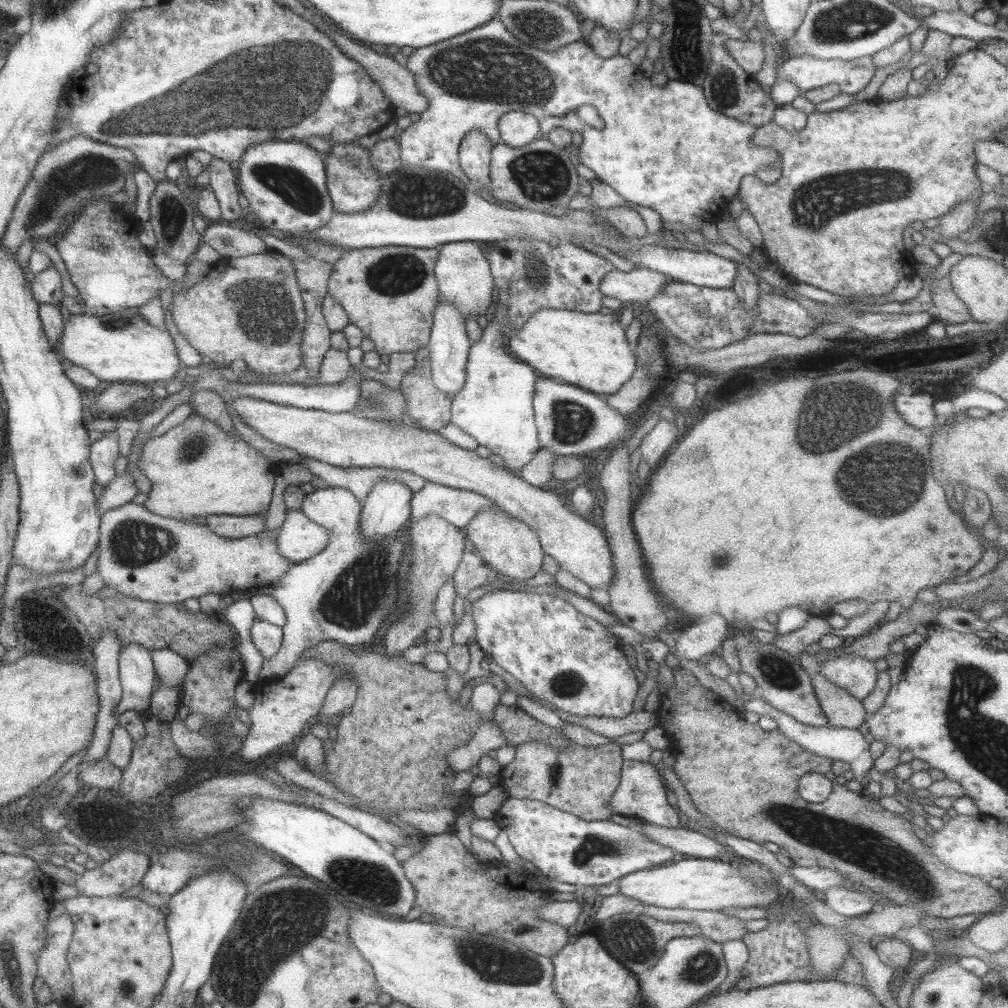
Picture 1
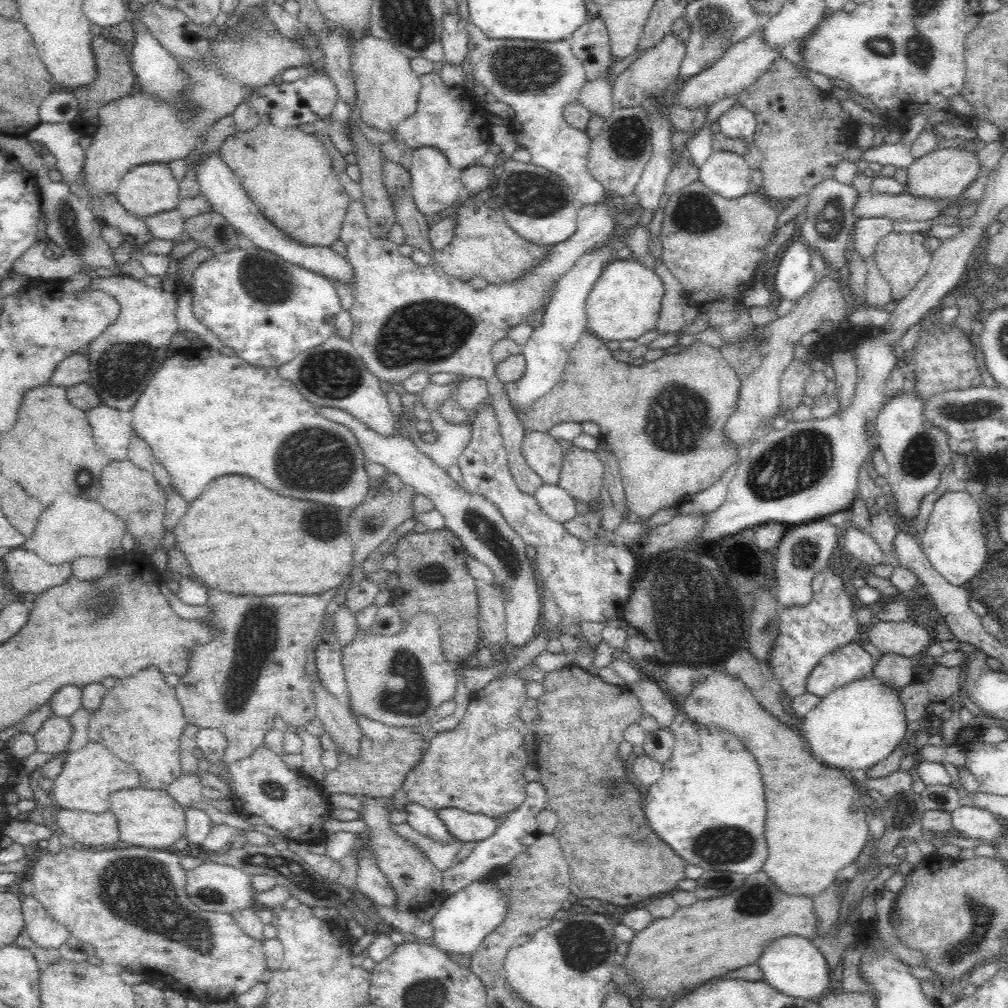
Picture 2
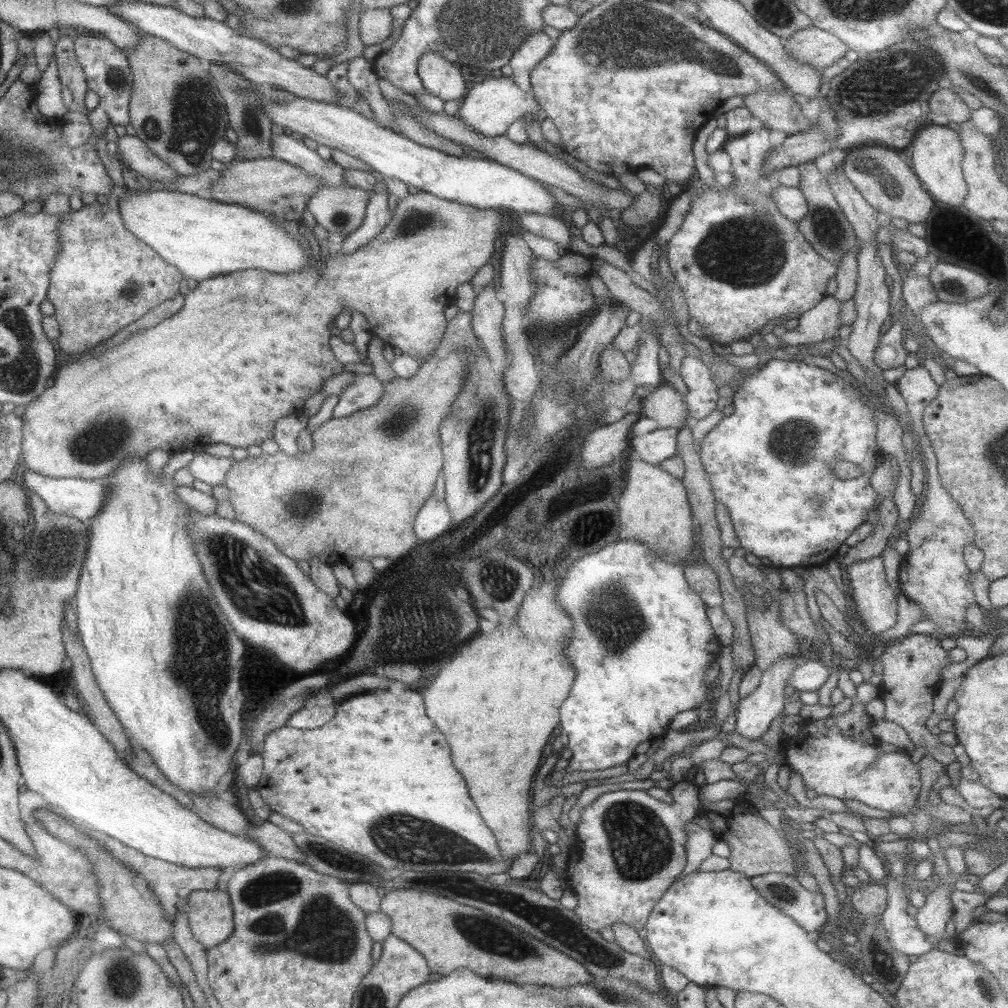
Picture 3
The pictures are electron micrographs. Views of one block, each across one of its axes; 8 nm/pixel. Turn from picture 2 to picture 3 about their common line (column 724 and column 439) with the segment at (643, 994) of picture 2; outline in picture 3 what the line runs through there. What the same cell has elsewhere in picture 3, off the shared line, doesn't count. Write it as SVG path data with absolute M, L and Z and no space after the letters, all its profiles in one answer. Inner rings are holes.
M416 889L383 892L380 911L391 918L392 934L422 953L431 972L440 973L442 976L458 968L470 968L478 976L490 976L490 974L508 976L510 980L516 980L516 982L532 982L528 984L530 987L544 984L557 989L570 988L577 984L590 984L595 979L595 976L583 964L524 932L521 928L506 922L505 919L486 914L483 910L439 894Z

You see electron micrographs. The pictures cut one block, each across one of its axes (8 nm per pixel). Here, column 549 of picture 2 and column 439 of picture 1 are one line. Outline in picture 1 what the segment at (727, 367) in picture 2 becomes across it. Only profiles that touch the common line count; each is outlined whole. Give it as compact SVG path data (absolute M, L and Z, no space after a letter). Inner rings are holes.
M422 347L415 352L416 364L403 376L401 389L410 418L427 431L437 432L451 423L453 397L434 386L427 349Z

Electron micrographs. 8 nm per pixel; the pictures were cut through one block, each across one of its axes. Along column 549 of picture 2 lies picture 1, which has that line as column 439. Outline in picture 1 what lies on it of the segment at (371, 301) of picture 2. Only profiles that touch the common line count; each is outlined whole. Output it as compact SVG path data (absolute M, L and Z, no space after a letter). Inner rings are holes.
M475 241L450 242L440 246L439 252L435 276L440 298L452 302L465 319L476 316L481 321L485 320L495 305L496 290L484 246Z

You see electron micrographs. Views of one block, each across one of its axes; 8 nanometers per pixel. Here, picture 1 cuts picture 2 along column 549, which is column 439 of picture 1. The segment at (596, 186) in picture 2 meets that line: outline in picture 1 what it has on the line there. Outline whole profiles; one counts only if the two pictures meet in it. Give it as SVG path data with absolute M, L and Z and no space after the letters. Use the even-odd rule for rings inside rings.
M498 16L492 18L492 20L486 22L486 24L478 26L476 30L458 34L458 36L431 44L430 46L414 49L412 56L408 57L407 70L411 74L414 74L417 88L428 100L429 109L427 115L423 115L416 123L410 123L407 128L397 135L400 146L399 156L400 160L402 160L402 165L408 167L424 167L426 169L452 173L452 175L458 177L460 182L464 183L466 186L469 186L470 180L468 180L468 176L466 176L466 172L464 172L459 160L459 149L462 140L471 132L470 130L482 130L481 132L490 140L490 143L493 146L500 144L502 141L498 122L504 114L512 111L523 111L536 117L539 120L543 137L547 136L552 130L557 129L558 127L570 130L572 133L581 133L583 143L579 147L579 154L577 157L581 163L584 163L596 173L598 179L614 188L624 200L656 210L656 212L662 216L664 223L682 223L694 230L702 230L702 226L704 226L706 222L717 222L720 220L721 217L725 215L727 201L733 196L736 196L736 194L739 194L739 186L743 178L747 176L756 176L756 171L758 171L760 167L772 165L779 157L779 153L770 146L753 146L753 144L751 144L753 135L757 132L756 130L758 127L756 125L739 122L734 118L729 118L724 114L711 110L710 106L707 104L705 91L702 86L669 80L666 86L659 88L658 86L654 86L650 78L647 78L642 71L638 70L638 66L629 60L625 50L622 50L618 55L611 56L610 58L602 58L602 56L598 56L598 54L592 50L592 47L587 40L570 43L554 52L546 52L545 50L528 46L520 39L516 38L504 26L504 23ZM583 105L590 105L596 108L598 115L600 115L605 123L604 129L596 129L578 118L577 111Z

